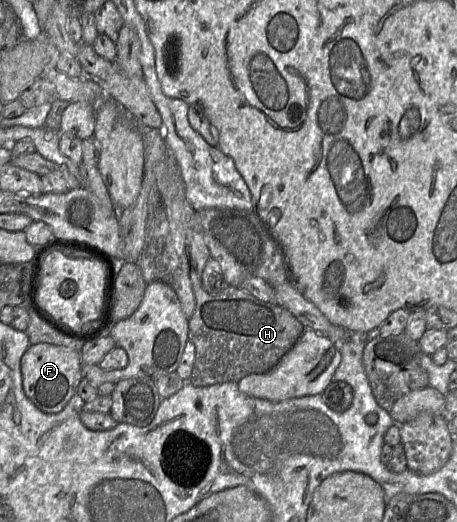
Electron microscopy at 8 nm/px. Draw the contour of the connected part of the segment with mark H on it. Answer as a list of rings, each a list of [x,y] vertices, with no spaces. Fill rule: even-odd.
[[[197,212],[188,222],[186,238],[189,276],[195,299],[194,312],[188,319],[188,340],[195,348],[188,382],[193,386],[209,386],[238,382],[247,375],[269,371],[294,346],[305,327],[287,309],[261,301],[238,287],[226,286],[218,294],[208,294],[202,287],[201,275],[211,256],[200,232]]]

